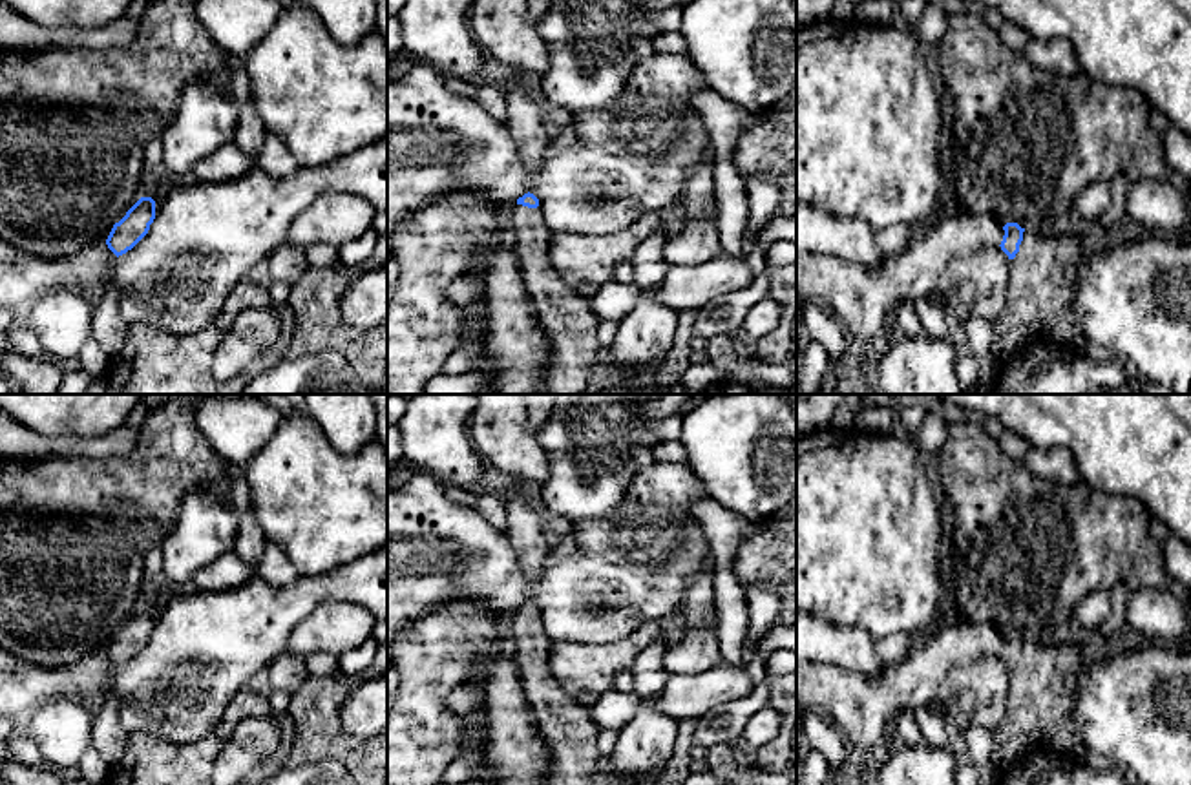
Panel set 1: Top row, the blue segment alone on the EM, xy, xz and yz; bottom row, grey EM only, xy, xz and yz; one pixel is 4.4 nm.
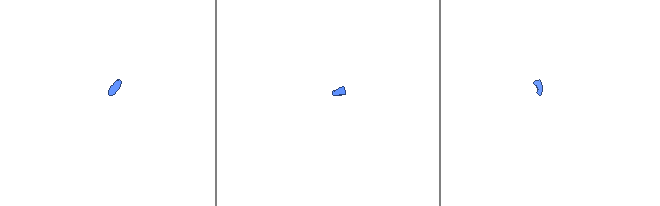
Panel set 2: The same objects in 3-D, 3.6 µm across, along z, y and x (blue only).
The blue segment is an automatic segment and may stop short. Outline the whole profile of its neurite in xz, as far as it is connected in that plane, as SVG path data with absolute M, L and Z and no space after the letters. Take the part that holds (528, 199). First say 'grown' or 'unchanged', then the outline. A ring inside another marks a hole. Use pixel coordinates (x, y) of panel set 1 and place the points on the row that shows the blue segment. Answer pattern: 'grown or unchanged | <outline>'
grown | M524 194L508 208L508 228L526 292L552 343L544 394L585 394L605 360L594 301L552 267L553 232L546 226L533 194Z

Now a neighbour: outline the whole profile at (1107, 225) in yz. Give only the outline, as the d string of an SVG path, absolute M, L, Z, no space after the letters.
M1116 175L1111 183L1111 208L1094 223L1096 232L1103 237L1116 237L1127 215L1129 183L1123 175Z

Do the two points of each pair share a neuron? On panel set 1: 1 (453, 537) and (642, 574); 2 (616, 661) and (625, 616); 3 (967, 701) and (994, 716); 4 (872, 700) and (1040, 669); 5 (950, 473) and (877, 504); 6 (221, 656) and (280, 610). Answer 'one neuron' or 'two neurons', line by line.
1: one neuron
2: two neurons
3: one neuron
4: one neuron
5: two neurons
6: one neuron

